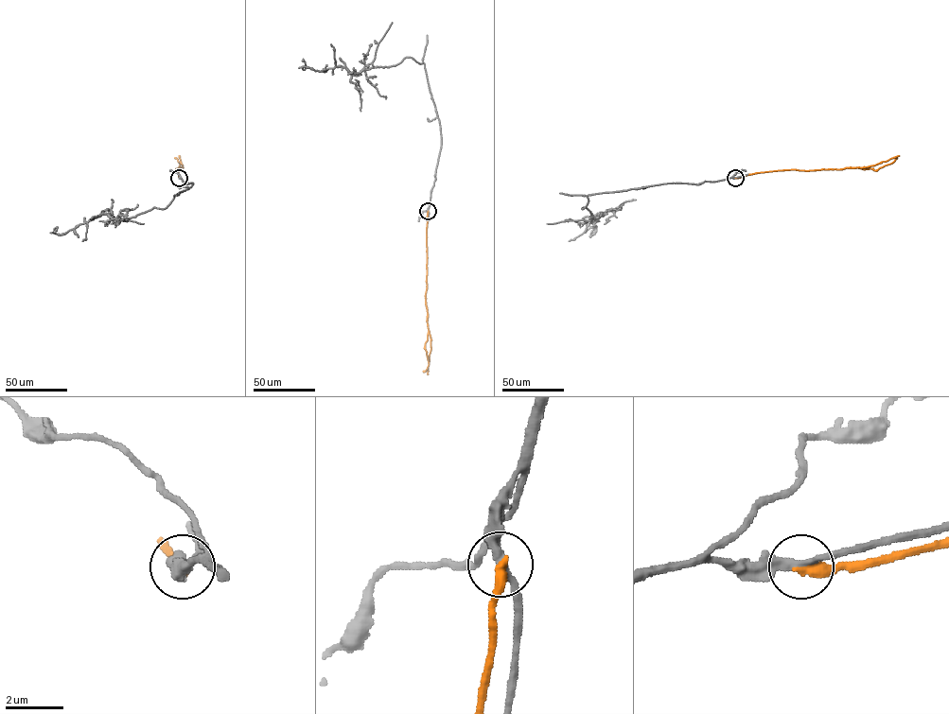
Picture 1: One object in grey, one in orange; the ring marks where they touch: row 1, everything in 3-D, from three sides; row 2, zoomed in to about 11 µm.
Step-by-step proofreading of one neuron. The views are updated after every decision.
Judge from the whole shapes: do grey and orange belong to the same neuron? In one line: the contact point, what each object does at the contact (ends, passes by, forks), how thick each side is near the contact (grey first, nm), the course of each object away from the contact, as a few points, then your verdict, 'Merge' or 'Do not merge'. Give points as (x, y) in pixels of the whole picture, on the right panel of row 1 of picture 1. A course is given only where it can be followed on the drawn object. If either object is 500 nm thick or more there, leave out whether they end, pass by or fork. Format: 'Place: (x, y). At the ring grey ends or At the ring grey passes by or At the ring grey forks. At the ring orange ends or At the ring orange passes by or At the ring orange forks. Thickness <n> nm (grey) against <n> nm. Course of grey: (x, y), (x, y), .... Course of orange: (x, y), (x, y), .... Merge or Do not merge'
Place: (735, 178). At the ring grey passes by. At the ring orange ends. Thickness 280 nm (grey) against 400 nm. Course of grey: (735, 178), (588, 195), (582, 208), (592, 218), (599, 215), (591, 218), (594, 234), (594, 227), (583, 232). Course of orange: (735, 178), (790, 169), (857, 167), (875, 170), (896, 157). Do not merge

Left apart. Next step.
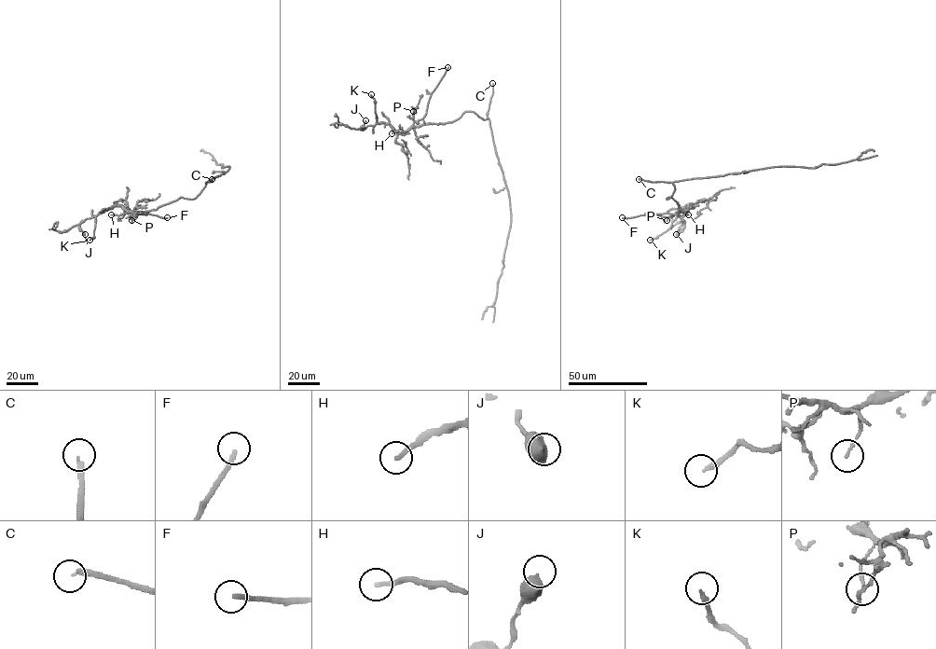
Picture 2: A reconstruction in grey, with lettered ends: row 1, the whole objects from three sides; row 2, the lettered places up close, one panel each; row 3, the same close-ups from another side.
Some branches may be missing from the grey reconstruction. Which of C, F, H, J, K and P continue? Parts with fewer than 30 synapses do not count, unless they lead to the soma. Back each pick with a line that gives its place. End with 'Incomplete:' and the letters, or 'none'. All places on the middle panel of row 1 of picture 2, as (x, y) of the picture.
C: at (492, 83)
F: at (447, 67)
Incomplete: C, F

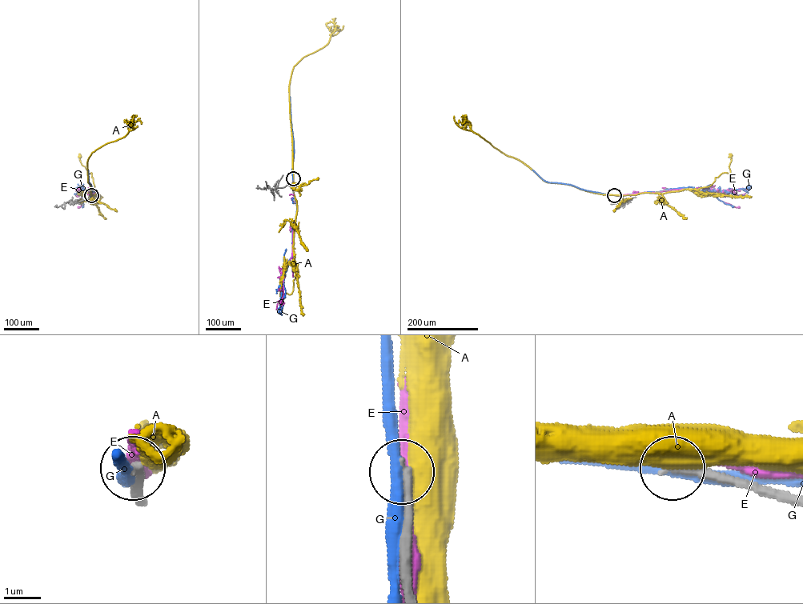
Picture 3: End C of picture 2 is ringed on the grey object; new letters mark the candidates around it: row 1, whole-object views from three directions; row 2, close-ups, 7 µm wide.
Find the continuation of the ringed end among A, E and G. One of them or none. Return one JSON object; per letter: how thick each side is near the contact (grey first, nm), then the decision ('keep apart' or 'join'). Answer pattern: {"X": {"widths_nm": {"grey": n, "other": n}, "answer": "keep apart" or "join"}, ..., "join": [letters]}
{"A": {"widths_nm": {"grey": 320, "other": 700}, "answer": "keep apart"}, "E": {"widths_nm": {"grey": 360, "other": 400}, "answer": "keep apart"}, "G": {"widths_nm": {"grey": 240, "other": 340}, "answer": "keep apart"}, "join": []}

